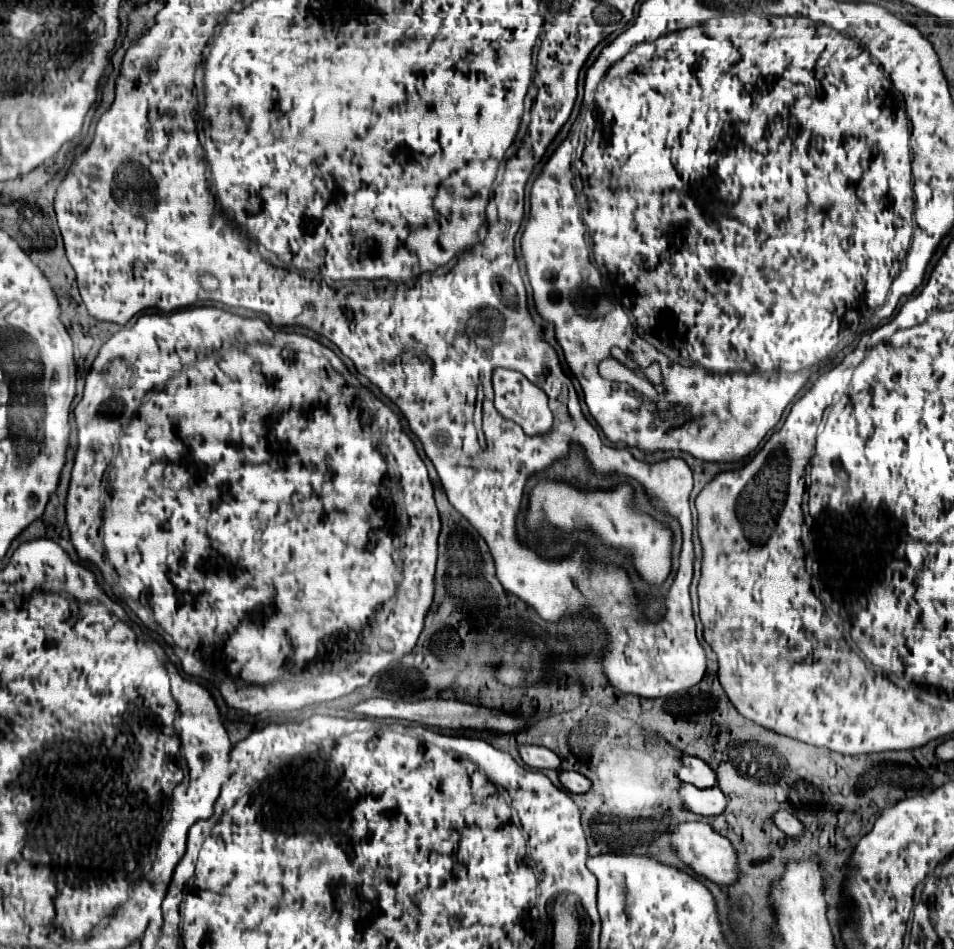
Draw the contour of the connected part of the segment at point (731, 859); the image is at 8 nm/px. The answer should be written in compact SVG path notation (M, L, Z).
M692 821L692 823L680 823L680 825L672 827L670 829L670 847L682 859L682 863L692 867L692 871L700 877L706 877L720 885L732 885L738 877L734 847L730 845L730 841L726 837L718 835L708 823Z

